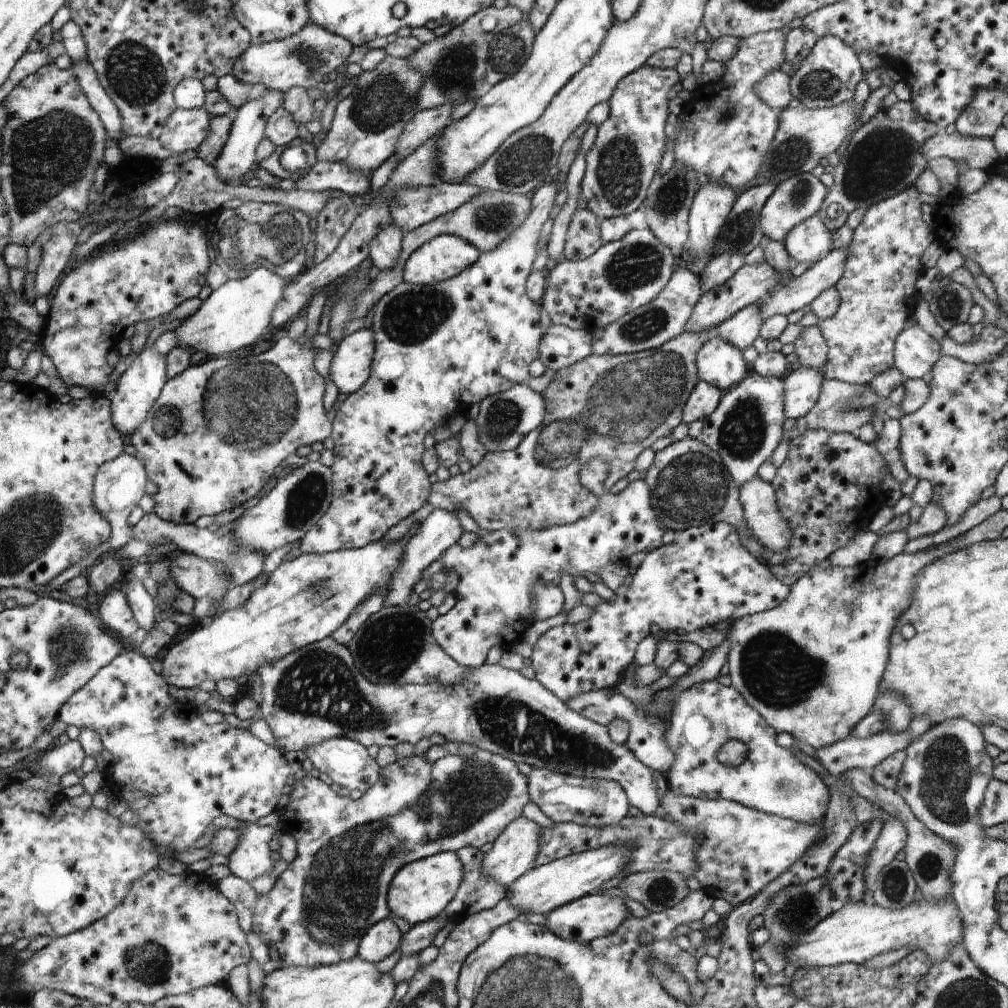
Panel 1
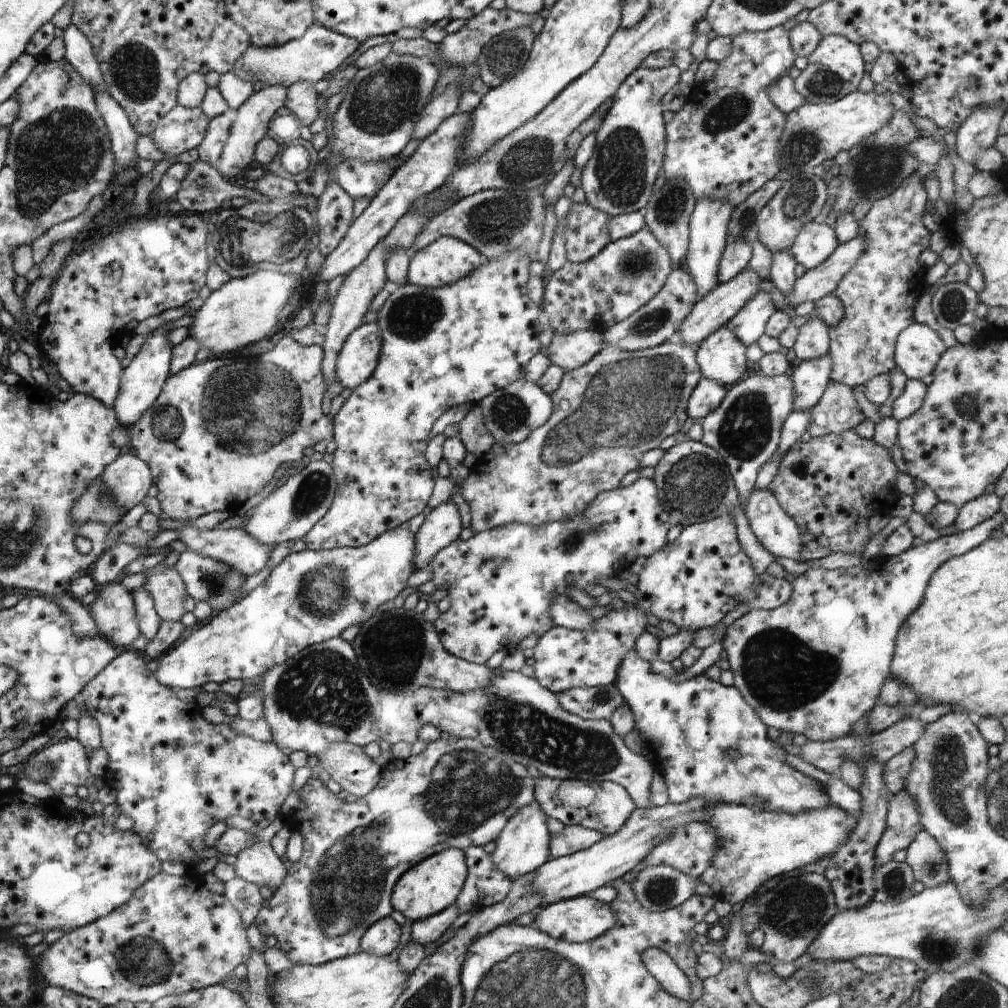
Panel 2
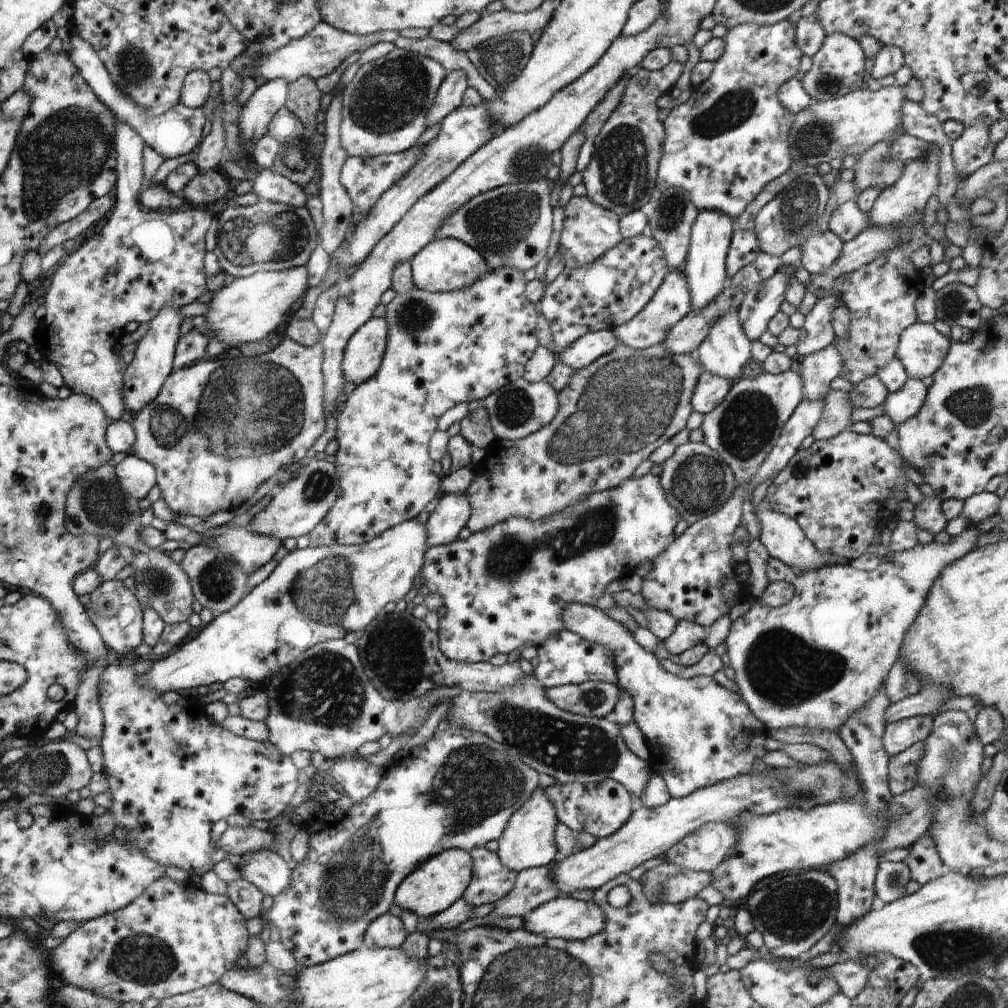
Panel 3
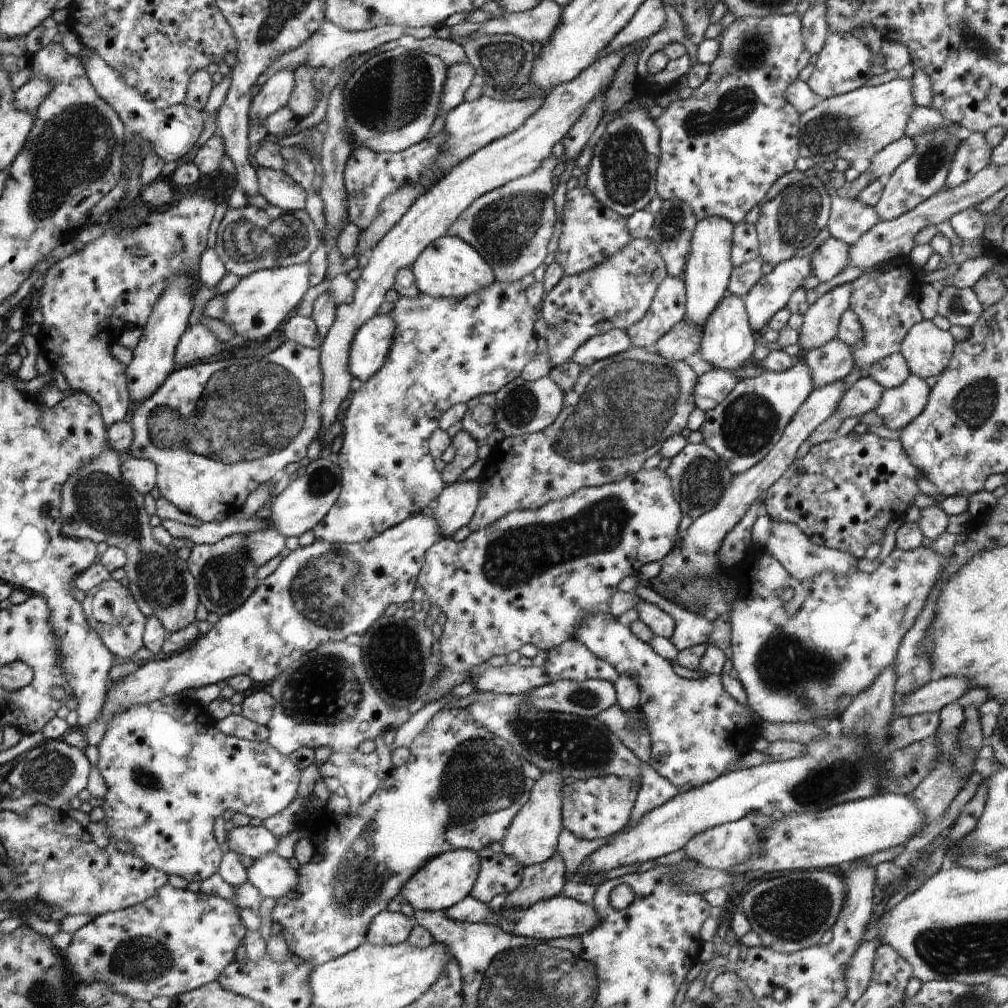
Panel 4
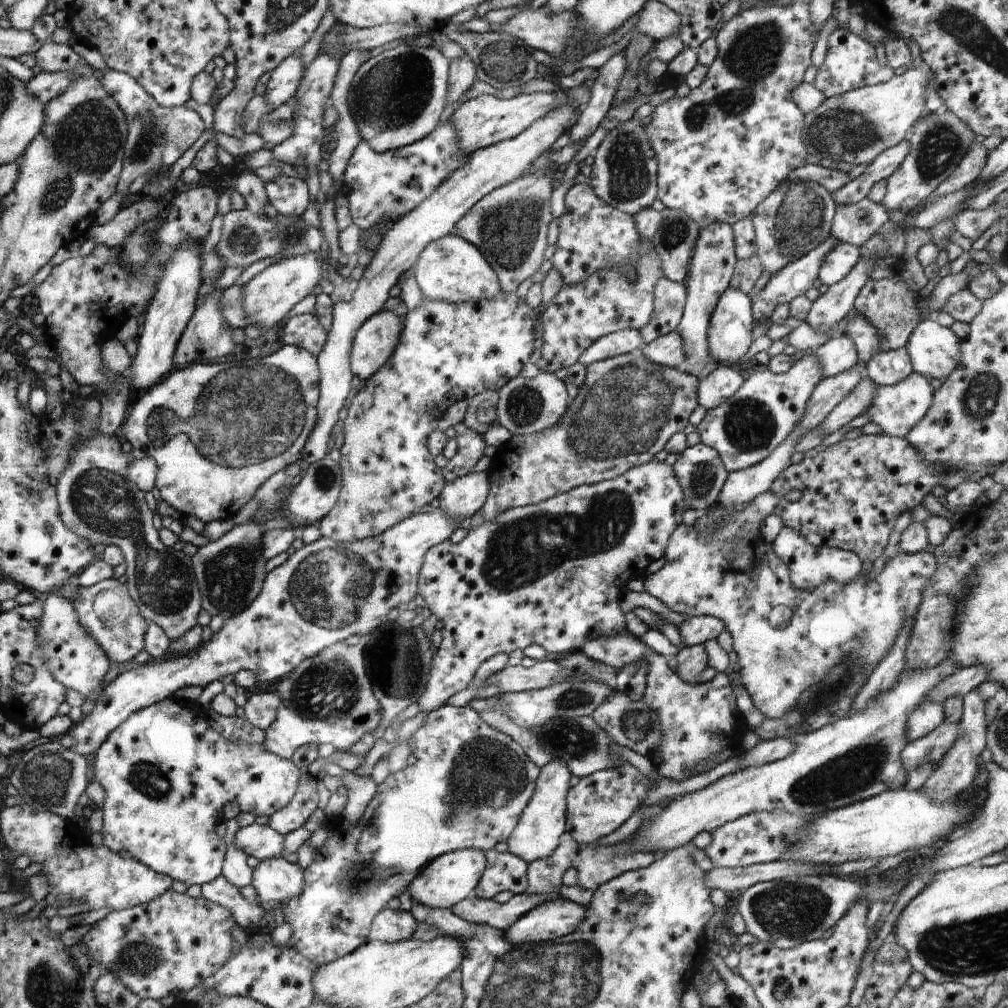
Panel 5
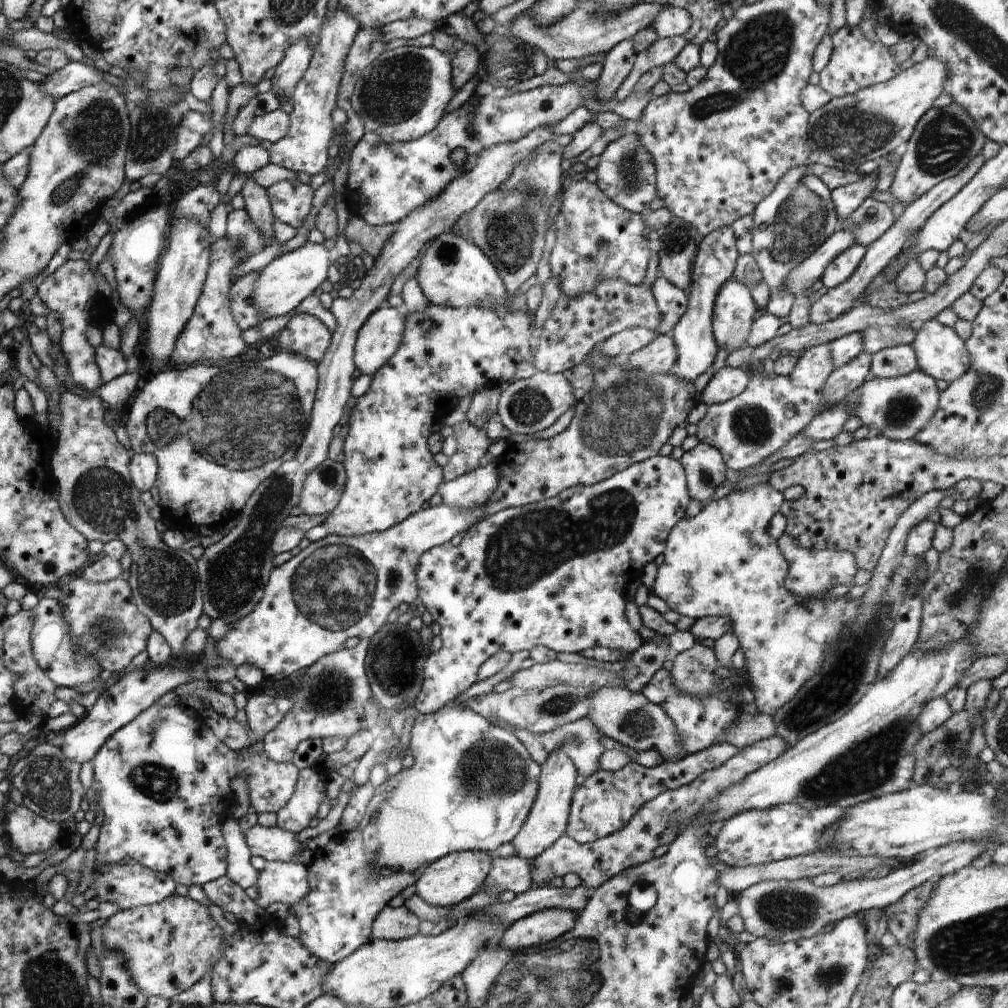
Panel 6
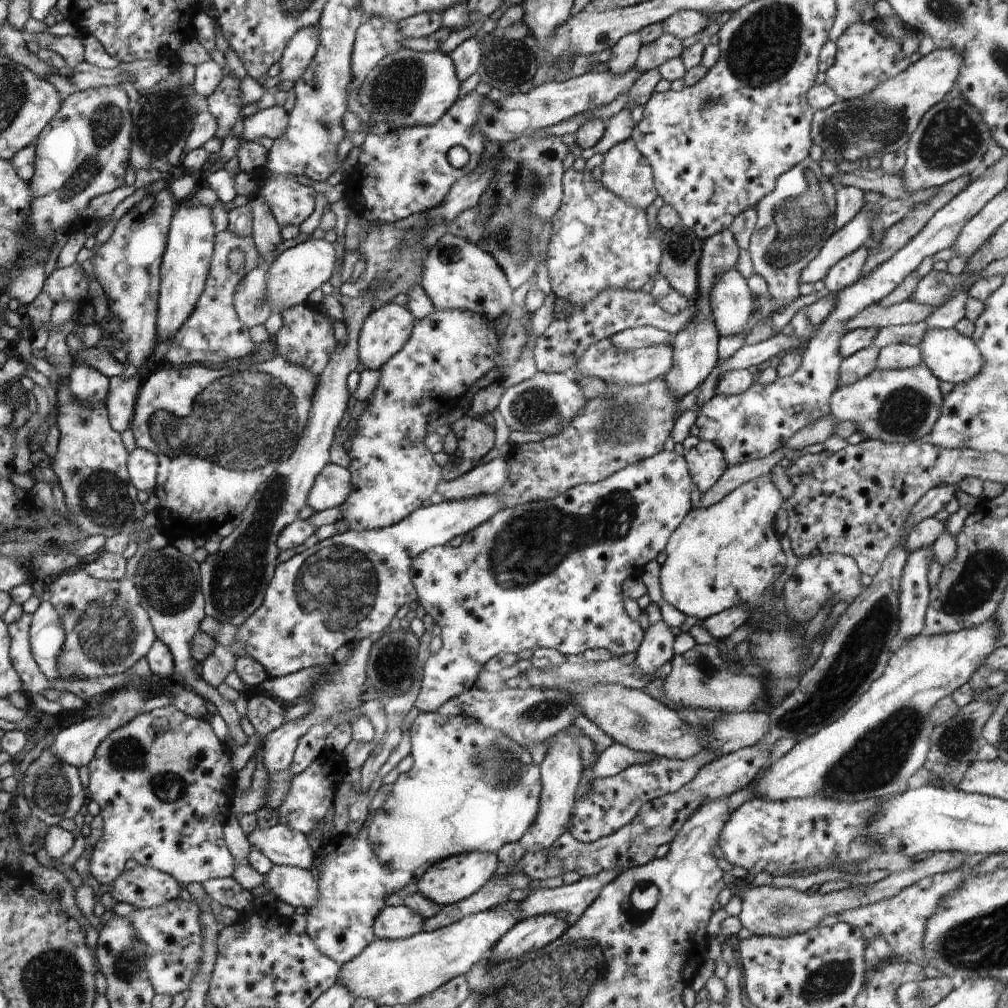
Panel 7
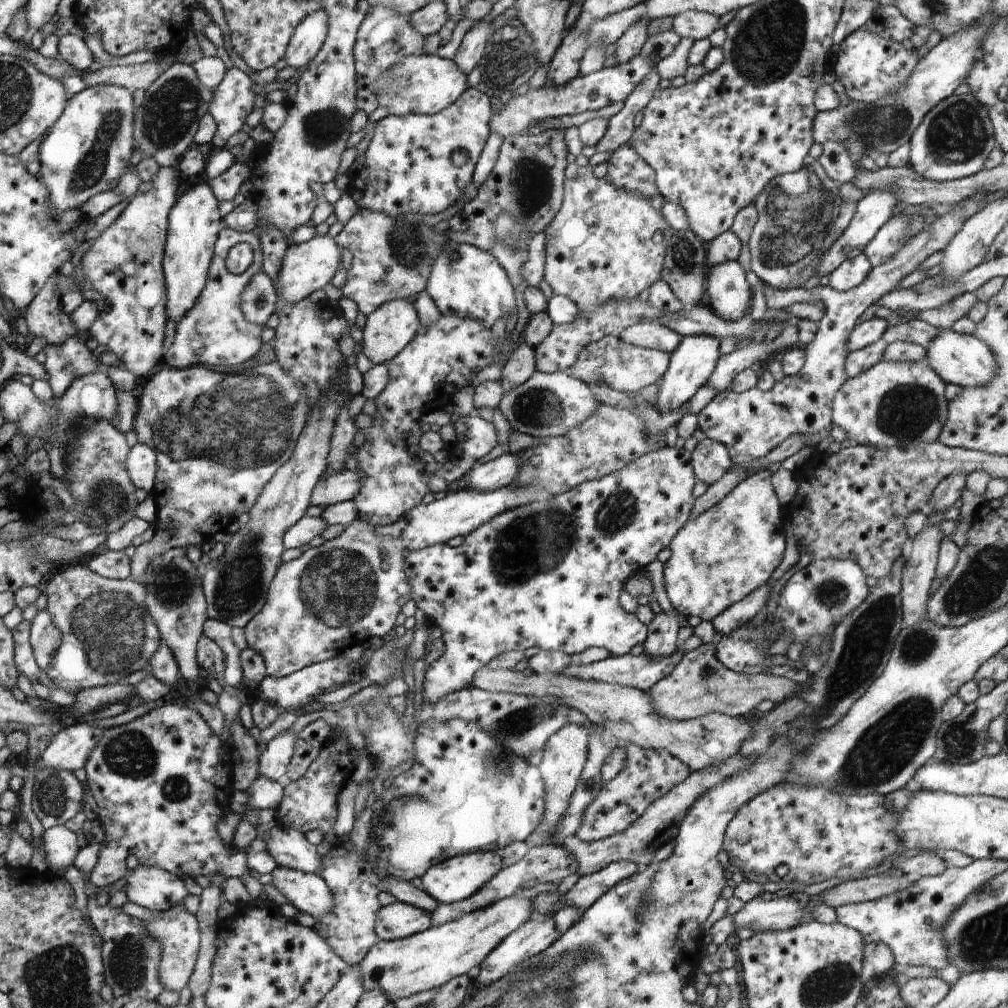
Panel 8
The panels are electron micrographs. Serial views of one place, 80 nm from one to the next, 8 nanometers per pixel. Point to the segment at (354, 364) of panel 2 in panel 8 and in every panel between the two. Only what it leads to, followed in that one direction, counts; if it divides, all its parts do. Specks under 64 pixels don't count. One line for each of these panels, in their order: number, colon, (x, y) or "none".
3: (363, 356)
4: (370, 348)
5: (377, 340)
6: (381, 338)
7: (388, 329)
8: (389, 330)

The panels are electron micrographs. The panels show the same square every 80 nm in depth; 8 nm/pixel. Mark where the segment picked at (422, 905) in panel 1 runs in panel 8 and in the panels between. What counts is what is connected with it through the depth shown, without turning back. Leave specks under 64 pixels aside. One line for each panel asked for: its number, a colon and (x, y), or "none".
2: (428, 888)
3: (443, 879)
4: (446, 879)
5: (447, 880)
6: (452, 879)
7: (453, 880)
8: (455, 879)

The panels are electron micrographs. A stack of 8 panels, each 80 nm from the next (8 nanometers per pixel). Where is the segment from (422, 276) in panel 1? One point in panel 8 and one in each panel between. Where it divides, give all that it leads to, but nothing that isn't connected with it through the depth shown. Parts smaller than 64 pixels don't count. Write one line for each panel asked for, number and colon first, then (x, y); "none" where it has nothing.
2: (445, 260)
3: (444, 265)
4: (450, 267)
5: (452, 270)
6: (454, 272)
7: (458, 275)
8: (466, 282)

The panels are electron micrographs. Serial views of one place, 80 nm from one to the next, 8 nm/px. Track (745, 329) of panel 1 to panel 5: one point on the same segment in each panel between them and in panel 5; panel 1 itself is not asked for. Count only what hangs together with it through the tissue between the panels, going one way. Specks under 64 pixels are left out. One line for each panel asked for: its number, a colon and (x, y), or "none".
2: (748, 325)
3: (762, 301)
4: (771, 293)
5: (797, 278)

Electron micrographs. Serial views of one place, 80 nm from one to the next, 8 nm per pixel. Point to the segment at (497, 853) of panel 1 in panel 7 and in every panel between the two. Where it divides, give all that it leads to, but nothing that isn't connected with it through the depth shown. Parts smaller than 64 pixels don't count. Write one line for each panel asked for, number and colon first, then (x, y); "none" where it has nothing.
2: (523, 846)
3: (529, 841)
4: (532, 838)
5: (538, 834)
6: (548, 821)
7: (561, 773)

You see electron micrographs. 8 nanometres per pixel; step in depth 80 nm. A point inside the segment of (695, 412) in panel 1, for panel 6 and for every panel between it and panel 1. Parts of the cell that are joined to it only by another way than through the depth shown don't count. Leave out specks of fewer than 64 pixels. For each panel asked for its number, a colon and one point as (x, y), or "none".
2: (707, 395)
3: (710, 390)
4: (712, 387)
5: (720, 385)
6: (727, 383)

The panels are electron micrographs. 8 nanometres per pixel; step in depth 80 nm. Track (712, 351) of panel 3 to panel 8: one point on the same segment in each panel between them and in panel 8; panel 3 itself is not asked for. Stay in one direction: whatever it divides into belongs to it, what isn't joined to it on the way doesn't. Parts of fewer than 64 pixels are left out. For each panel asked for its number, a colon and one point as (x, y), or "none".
4: (728, 341)
5: (730, 334)
6: (735, 311)
7: (732, 303)
8: (730, 295)

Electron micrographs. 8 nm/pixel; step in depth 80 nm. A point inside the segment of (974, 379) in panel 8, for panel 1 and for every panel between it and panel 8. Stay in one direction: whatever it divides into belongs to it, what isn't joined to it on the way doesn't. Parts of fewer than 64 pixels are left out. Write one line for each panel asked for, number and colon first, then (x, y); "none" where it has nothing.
1: (916, 352)
2: (918, 348)
3: (921, 349)
4: (927, 350)
5: (934, 350)
6: (941, 353)
7: (951, 357)

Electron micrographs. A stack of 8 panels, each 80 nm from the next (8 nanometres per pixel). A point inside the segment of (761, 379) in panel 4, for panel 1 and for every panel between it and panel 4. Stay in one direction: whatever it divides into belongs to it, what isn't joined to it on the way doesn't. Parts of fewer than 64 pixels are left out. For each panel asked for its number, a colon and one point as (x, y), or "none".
1: (745, 429)
2: (744, 430)
3: (742, 429)

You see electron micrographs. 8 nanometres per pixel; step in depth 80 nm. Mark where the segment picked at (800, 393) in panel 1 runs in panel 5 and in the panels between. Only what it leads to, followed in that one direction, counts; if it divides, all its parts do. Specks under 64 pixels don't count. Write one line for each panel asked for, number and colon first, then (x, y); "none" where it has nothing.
2: (810, 378)
3: (817, 370)
4: (832, 362)
5: (838, 354)

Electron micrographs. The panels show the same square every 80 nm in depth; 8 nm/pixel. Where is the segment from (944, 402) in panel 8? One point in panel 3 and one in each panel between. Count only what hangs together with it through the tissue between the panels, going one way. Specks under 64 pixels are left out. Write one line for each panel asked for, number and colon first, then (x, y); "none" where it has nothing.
3: (900, 406)
4: (899, 406)
5: (896, 409)
6: (898, 408)
7: (900, 406)

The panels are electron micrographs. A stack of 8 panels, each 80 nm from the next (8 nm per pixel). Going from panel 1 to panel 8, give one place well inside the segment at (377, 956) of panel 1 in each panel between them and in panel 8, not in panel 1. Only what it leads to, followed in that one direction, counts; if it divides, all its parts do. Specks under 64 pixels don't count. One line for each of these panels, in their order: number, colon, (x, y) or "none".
2: (382, 937)
3: (387, 931)
4: (387, 928)
5: (389, 925)
6: (393, 924)
7: (393, 922)
8: (398, 920)

